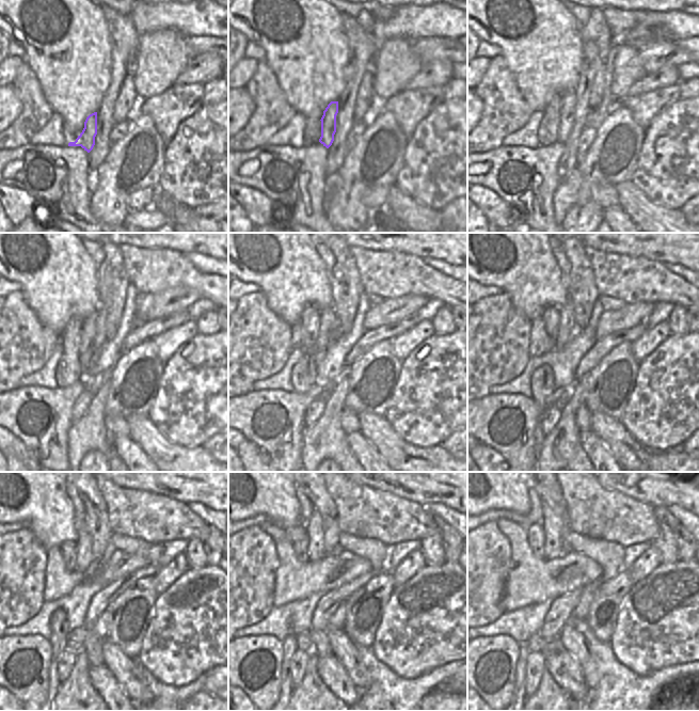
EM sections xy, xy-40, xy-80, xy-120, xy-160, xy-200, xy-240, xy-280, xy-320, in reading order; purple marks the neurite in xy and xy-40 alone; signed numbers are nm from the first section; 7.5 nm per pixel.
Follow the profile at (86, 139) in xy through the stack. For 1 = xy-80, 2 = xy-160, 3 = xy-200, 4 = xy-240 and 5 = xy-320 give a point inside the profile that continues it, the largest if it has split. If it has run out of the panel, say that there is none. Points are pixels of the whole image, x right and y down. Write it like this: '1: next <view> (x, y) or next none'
1: next xy-80 (568, 101)
2: next xy-160 (329, 326)
3: next xy-200 (568, 326)
4: next xy-240 (85, 561)
5: next xy-320 (553, 523)

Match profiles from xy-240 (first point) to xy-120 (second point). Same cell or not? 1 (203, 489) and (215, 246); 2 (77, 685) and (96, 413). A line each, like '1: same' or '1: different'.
1: same
2: same

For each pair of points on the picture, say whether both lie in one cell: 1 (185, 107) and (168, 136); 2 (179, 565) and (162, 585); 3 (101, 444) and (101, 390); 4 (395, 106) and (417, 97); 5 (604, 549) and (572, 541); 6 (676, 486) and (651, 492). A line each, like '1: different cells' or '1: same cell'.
1: same cell
2: same cell
3: same cell
4: same cell
5: same cell
6: same cell

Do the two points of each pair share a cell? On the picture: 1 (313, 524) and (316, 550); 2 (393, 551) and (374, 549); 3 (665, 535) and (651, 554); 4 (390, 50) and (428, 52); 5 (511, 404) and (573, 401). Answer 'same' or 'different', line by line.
1: same
2: different
3: different
4: different
5: different

